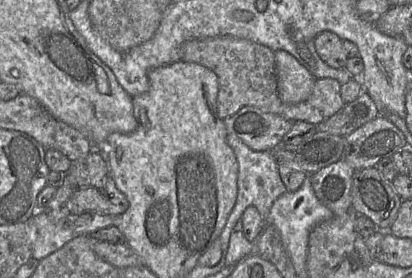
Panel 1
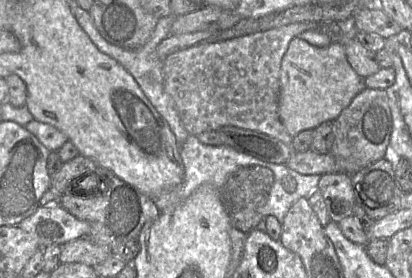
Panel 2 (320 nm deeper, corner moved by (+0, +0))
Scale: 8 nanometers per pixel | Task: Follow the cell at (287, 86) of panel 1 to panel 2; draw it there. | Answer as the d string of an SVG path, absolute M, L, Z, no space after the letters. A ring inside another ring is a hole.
M299 37L293 38L282 58L280 67L278 113L282 124L294 137L303 130L315 129L325 121L334 121L353 98L366 88L364 79L349 64L342 42L331 42L326 47L316 47Z

